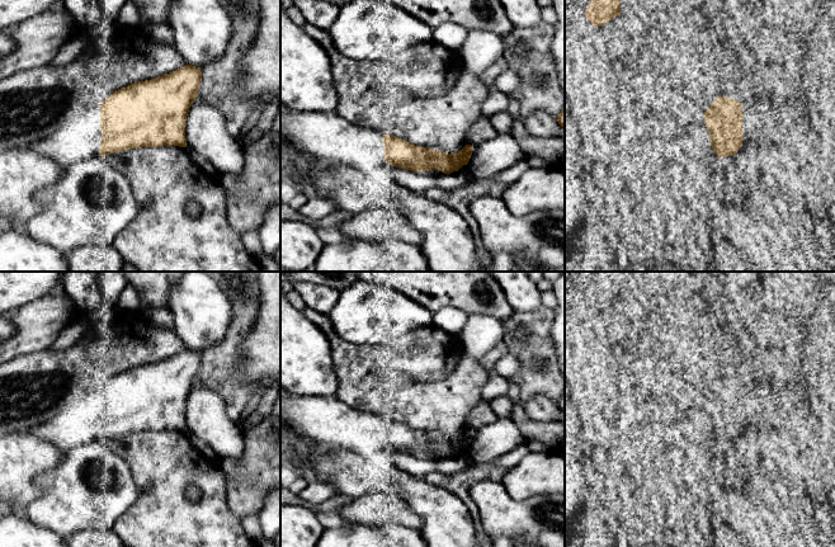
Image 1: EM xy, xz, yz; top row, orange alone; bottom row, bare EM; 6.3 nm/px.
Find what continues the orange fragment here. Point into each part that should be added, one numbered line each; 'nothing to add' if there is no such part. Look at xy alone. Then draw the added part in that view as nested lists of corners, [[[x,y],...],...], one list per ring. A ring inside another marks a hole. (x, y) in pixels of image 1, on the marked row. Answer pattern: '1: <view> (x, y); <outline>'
1: xy (79, 138); [[[95,105],[81,115],[66,121],[52,135],[28,146],[49,156],[63,169],[90,157],[99,156],[100,107]]]

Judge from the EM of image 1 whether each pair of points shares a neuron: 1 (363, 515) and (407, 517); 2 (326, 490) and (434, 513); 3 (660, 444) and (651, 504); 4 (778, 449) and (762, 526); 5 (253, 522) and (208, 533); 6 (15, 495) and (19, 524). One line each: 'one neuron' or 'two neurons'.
1: one neuron
2: two neurons
3: one neuron
4: two neurons
5: two neurons
6: two neurons

